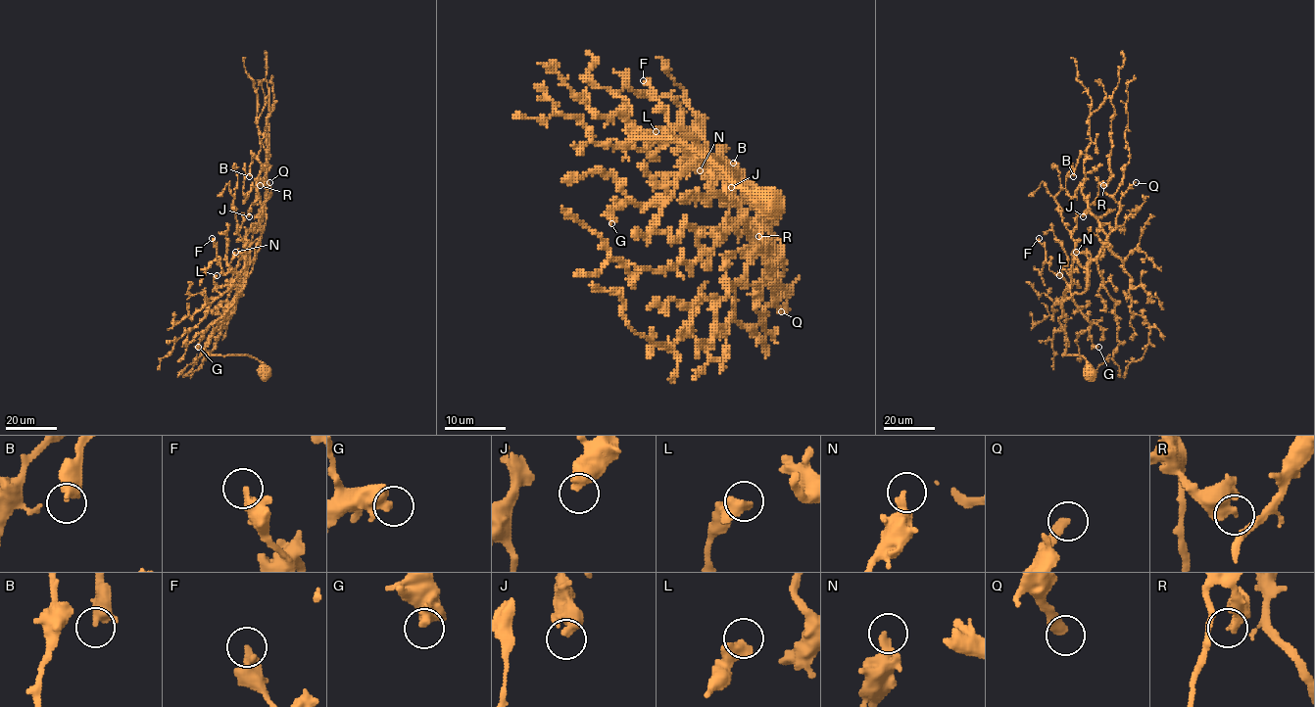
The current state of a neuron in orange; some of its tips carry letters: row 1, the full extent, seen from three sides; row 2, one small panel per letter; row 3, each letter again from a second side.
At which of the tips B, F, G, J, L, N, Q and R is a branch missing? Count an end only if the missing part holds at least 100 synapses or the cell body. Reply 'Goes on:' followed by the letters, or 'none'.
Goes on: Q

